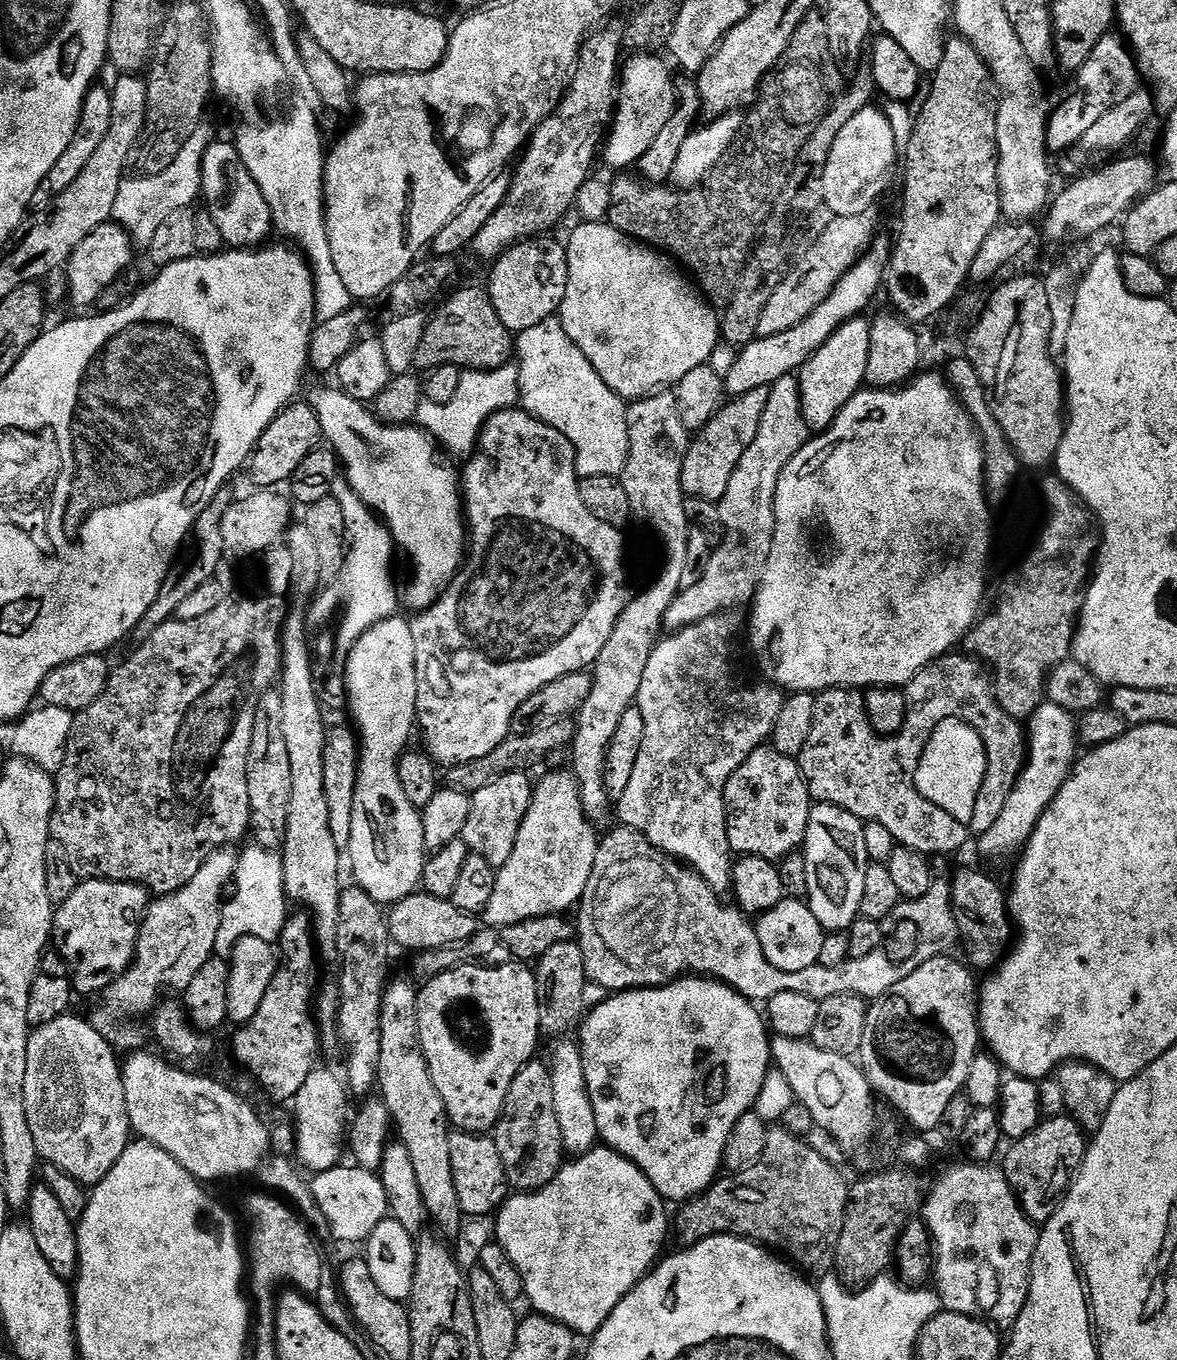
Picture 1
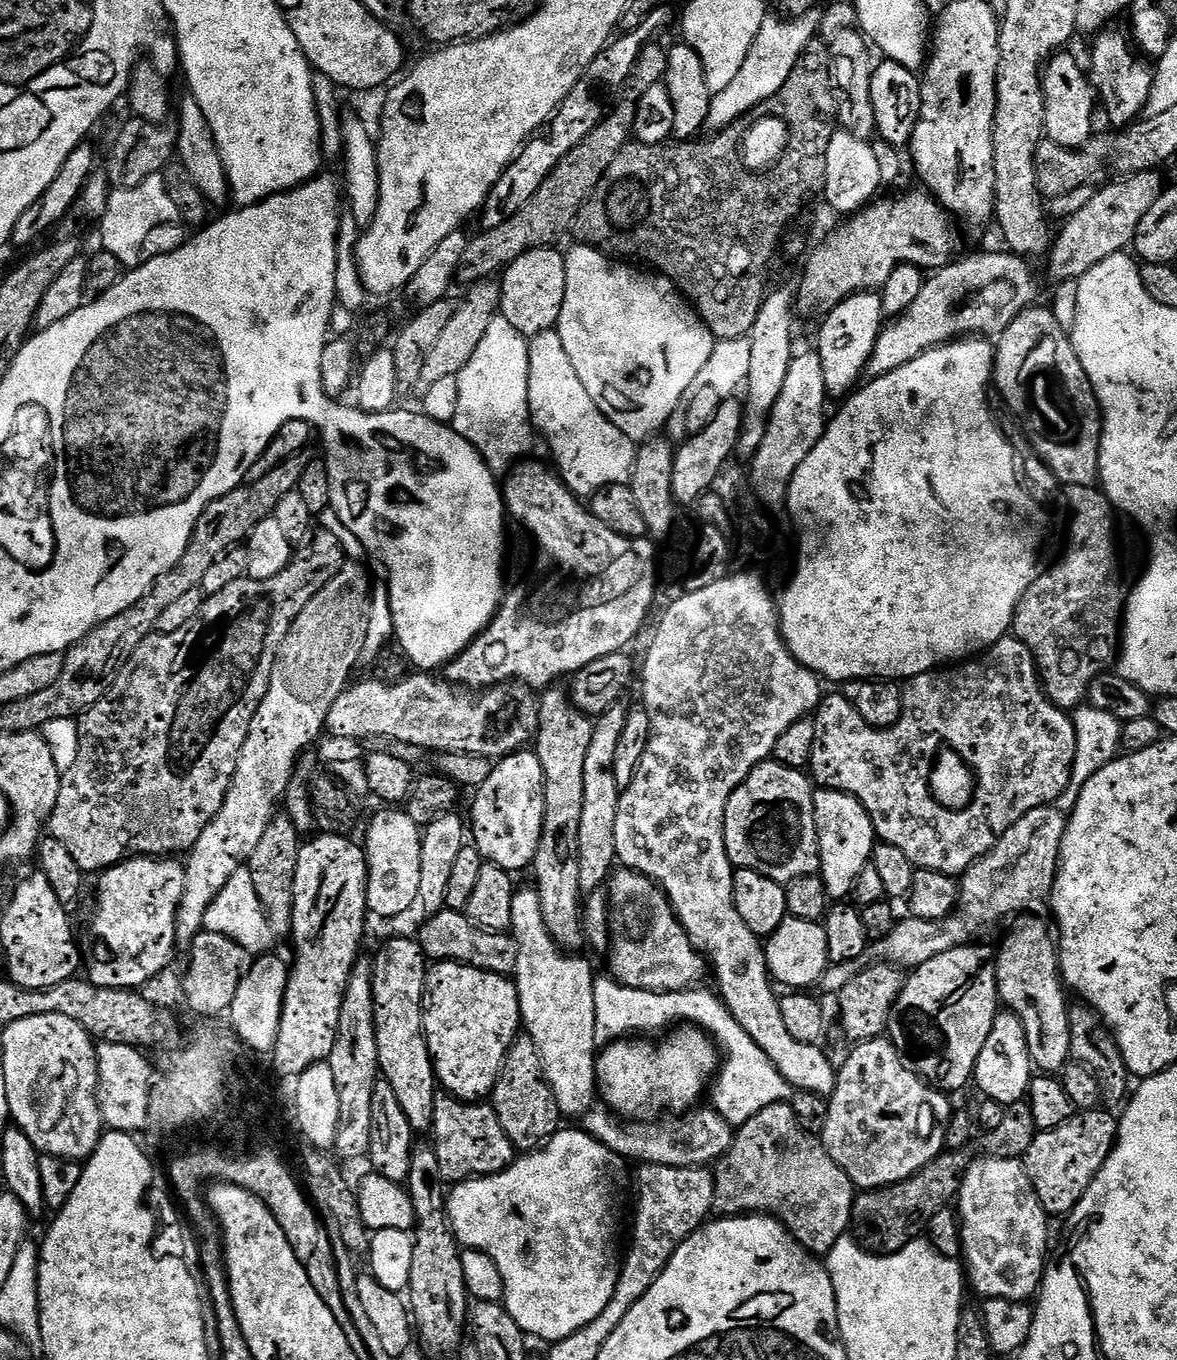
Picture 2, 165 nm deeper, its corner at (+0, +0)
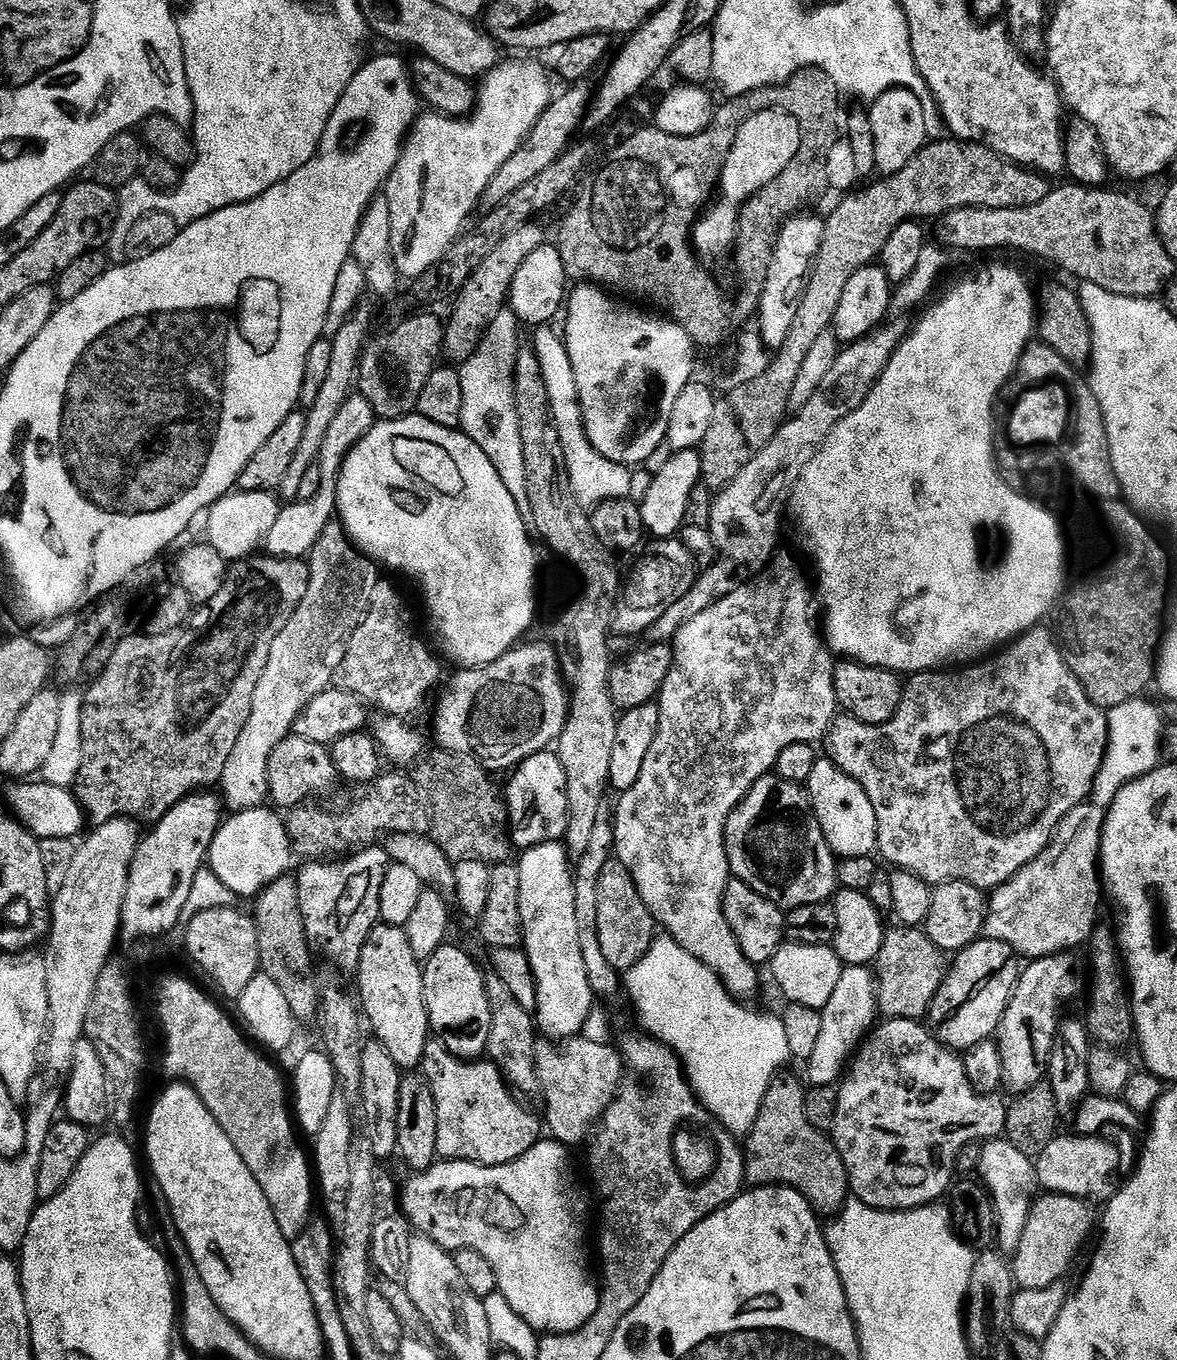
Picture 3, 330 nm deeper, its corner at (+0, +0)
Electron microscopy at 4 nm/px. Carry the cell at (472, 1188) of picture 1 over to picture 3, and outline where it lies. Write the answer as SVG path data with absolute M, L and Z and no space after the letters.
M429 1038L424 1046L422 1071L430 1082L430 1090L434 1090L434 1102L438 1106L438 1150L437 1157L441 1161L465 1160L471 1164L502 1166L522 1158L526 1150L530 1150L542 1139L542 1120L528 1108L523 1108L511 1088L504 1080L504 1075L496 1069L495 1064L484 1058L460 1060L442 1041Z

